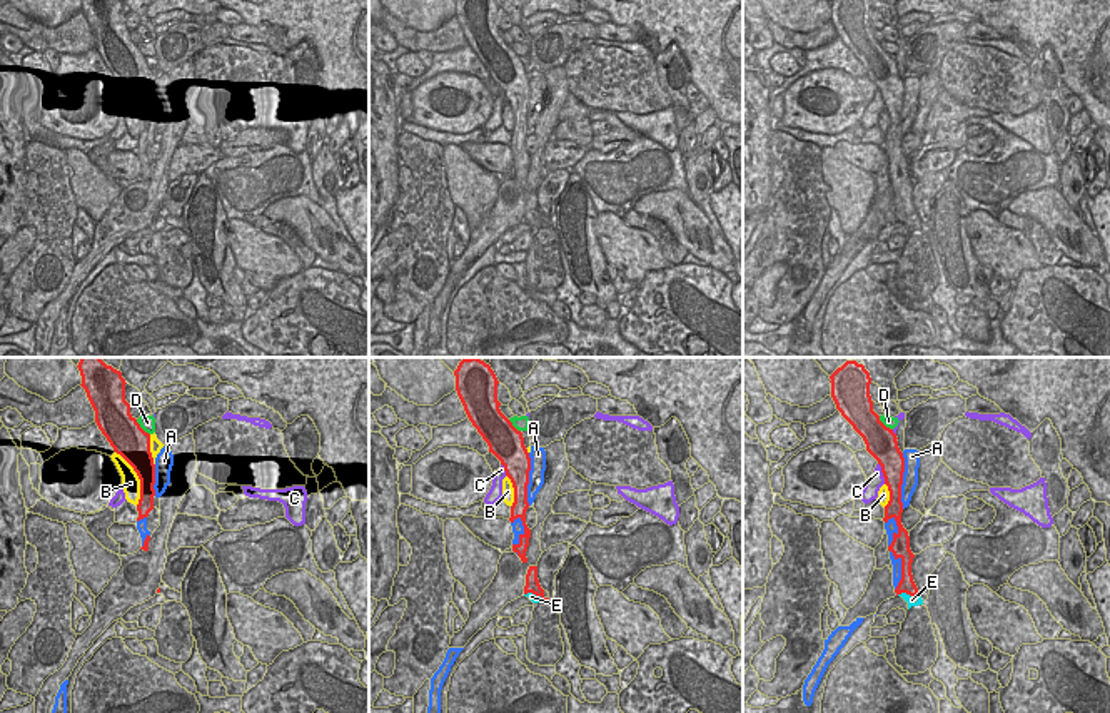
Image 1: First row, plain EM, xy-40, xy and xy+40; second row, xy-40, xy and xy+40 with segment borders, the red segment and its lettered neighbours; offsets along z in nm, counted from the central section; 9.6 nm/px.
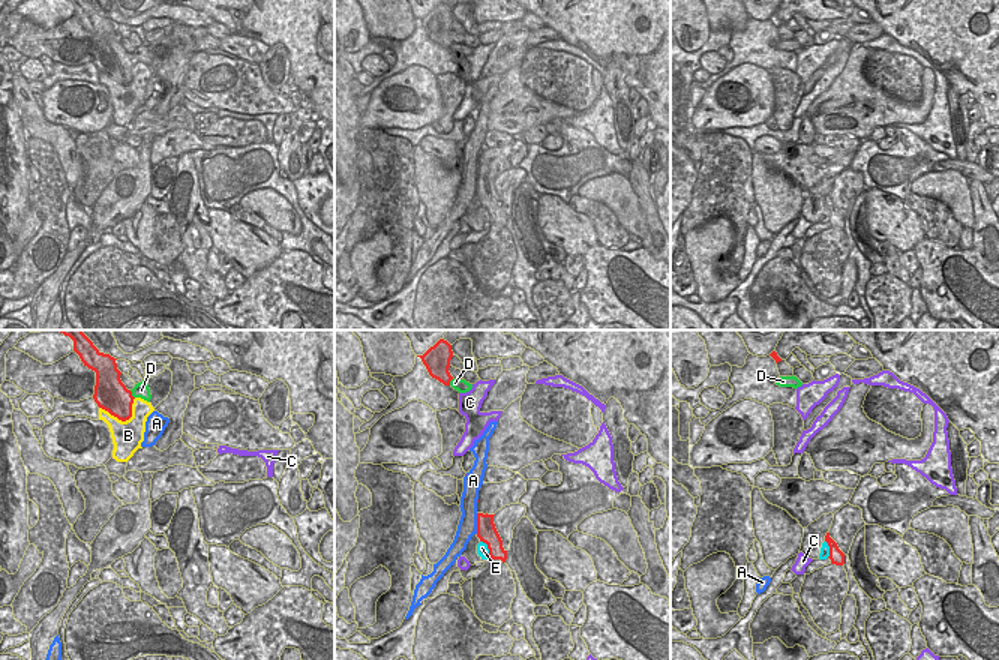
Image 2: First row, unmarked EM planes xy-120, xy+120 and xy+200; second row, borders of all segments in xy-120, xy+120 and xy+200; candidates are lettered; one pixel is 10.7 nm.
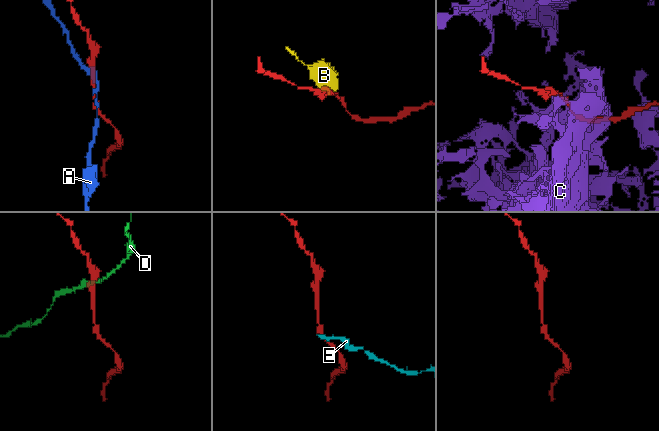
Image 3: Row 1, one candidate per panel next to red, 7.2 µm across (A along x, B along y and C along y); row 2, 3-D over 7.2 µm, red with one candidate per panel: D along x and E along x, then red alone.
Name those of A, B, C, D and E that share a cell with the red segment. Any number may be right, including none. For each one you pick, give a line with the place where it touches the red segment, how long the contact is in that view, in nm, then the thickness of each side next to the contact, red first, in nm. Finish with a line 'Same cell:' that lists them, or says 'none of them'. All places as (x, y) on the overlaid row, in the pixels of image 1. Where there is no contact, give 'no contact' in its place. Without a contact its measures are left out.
Same cell: none of them

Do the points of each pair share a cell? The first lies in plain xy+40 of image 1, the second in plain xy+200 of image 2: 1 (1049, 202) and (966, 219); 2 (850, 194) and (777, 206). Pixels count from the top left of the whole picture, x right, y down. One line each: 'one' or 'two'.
1: one
2: one

